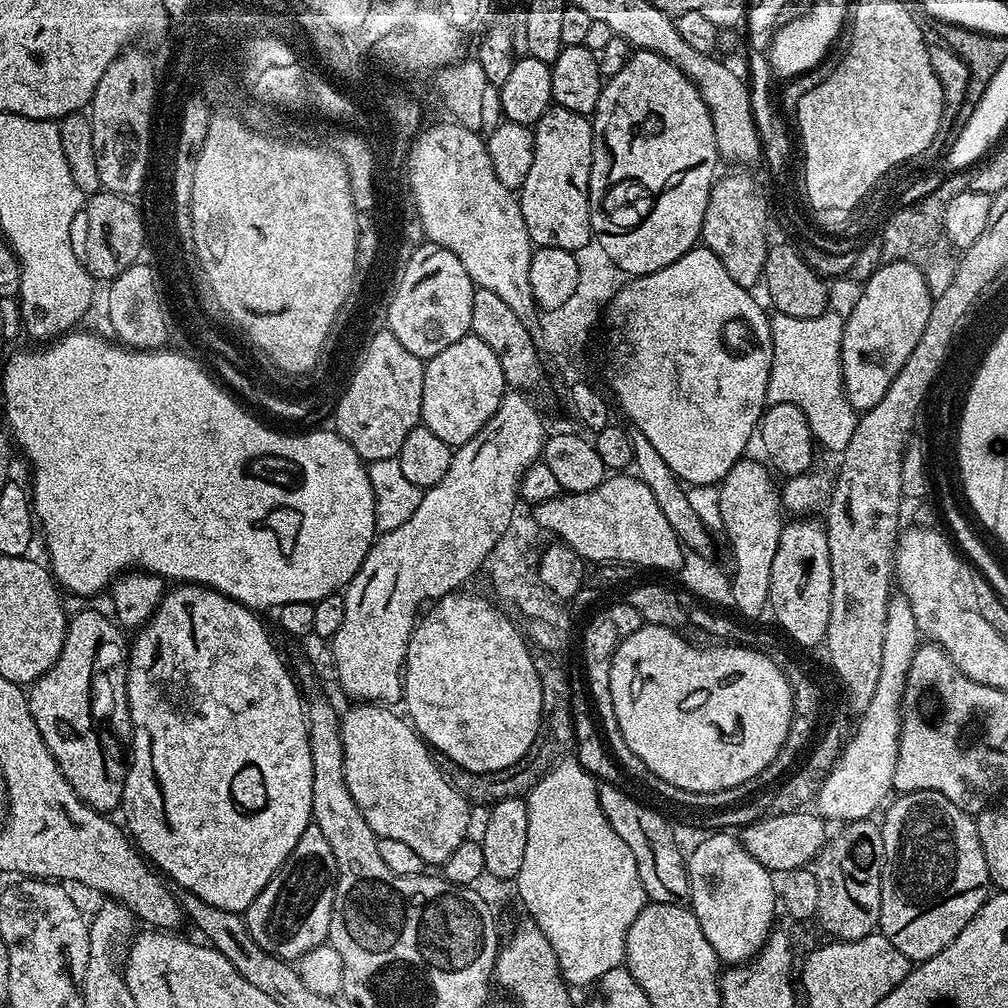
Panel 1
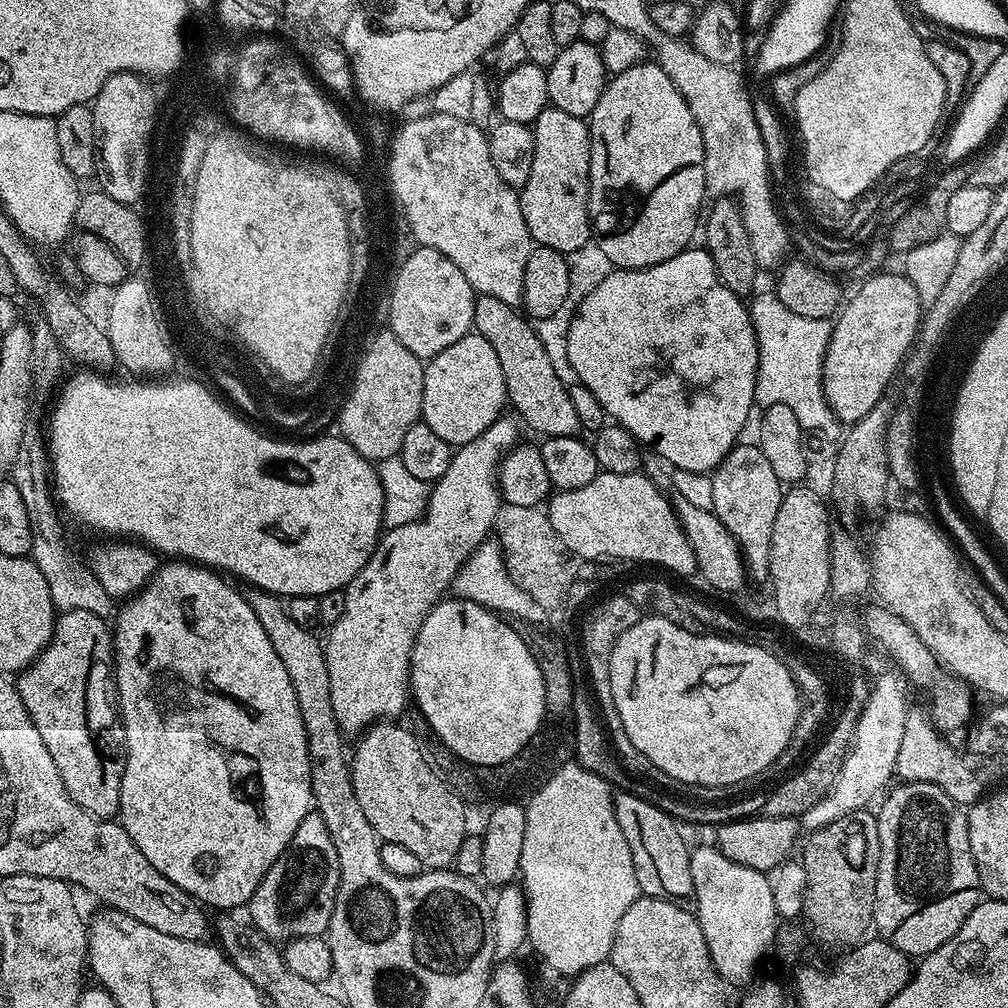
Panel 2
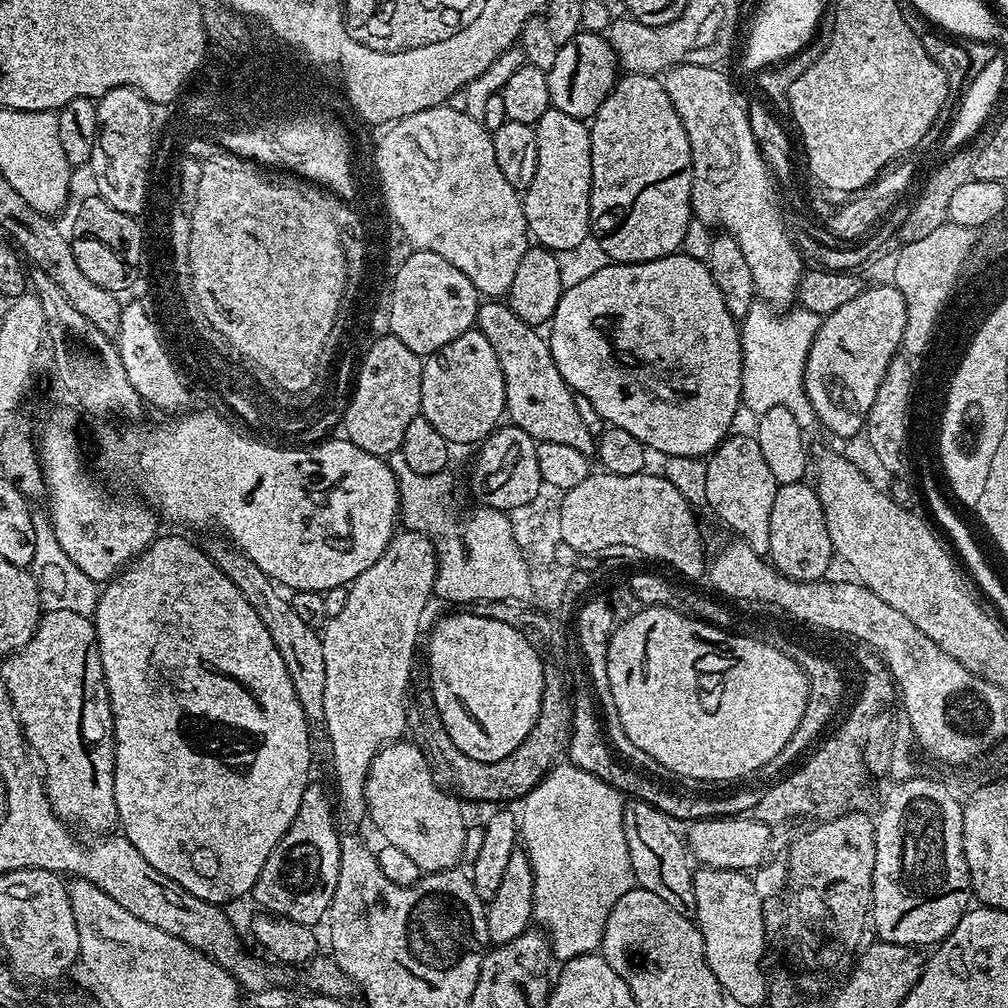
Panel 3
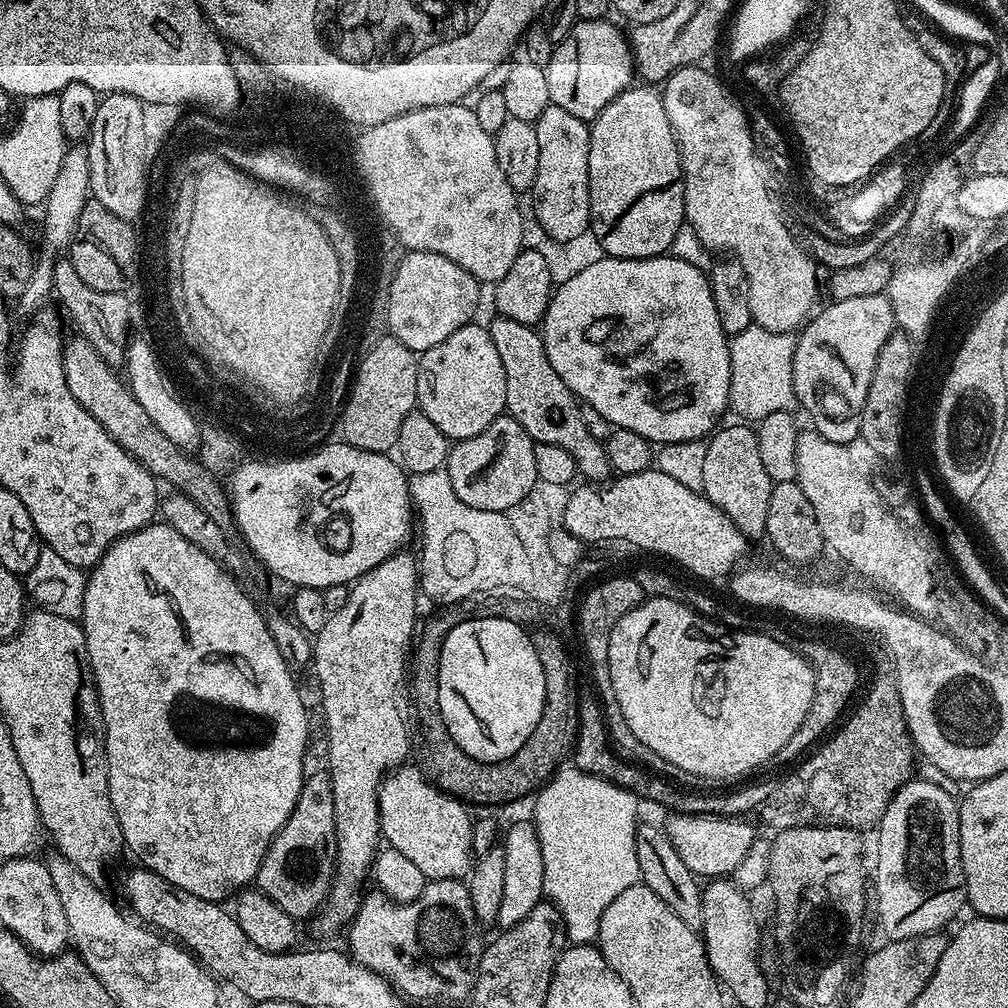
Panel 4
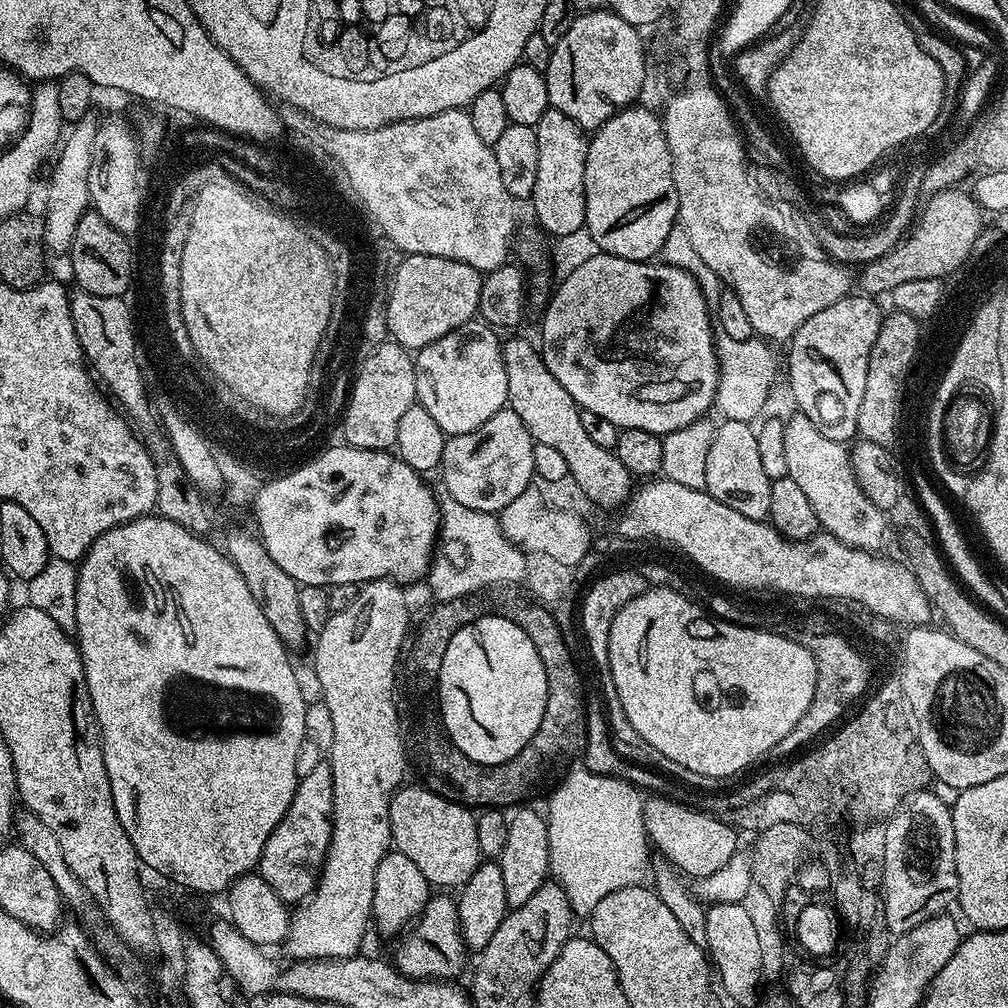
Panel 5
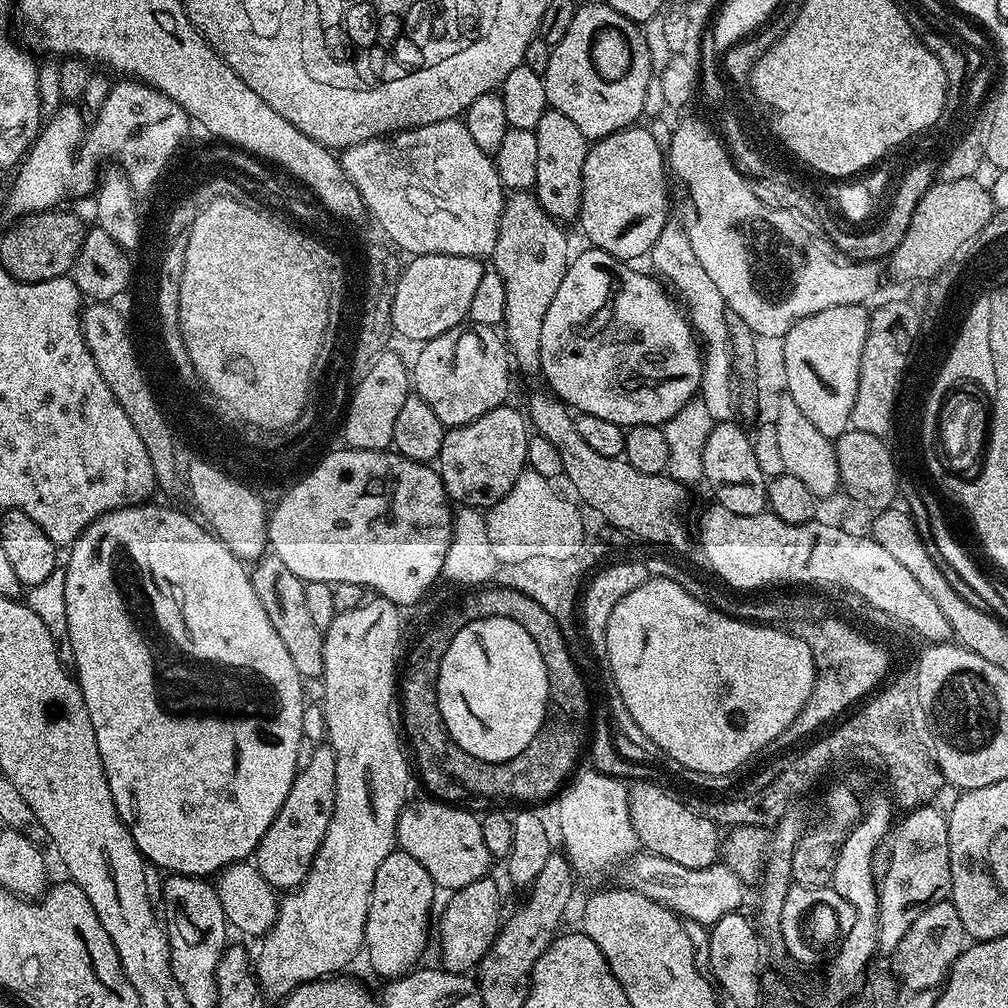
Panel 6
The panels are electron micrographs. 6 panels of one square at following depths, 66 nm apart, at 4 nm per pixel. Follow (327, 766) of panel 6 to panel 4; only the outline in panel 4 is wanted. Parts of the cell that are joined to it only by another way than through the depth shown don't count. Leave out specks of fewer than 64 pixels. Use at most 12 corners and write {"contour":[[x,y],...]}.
{"contour":[[332,778],[305,779],[254,884],[298,922],[336,874]]}

